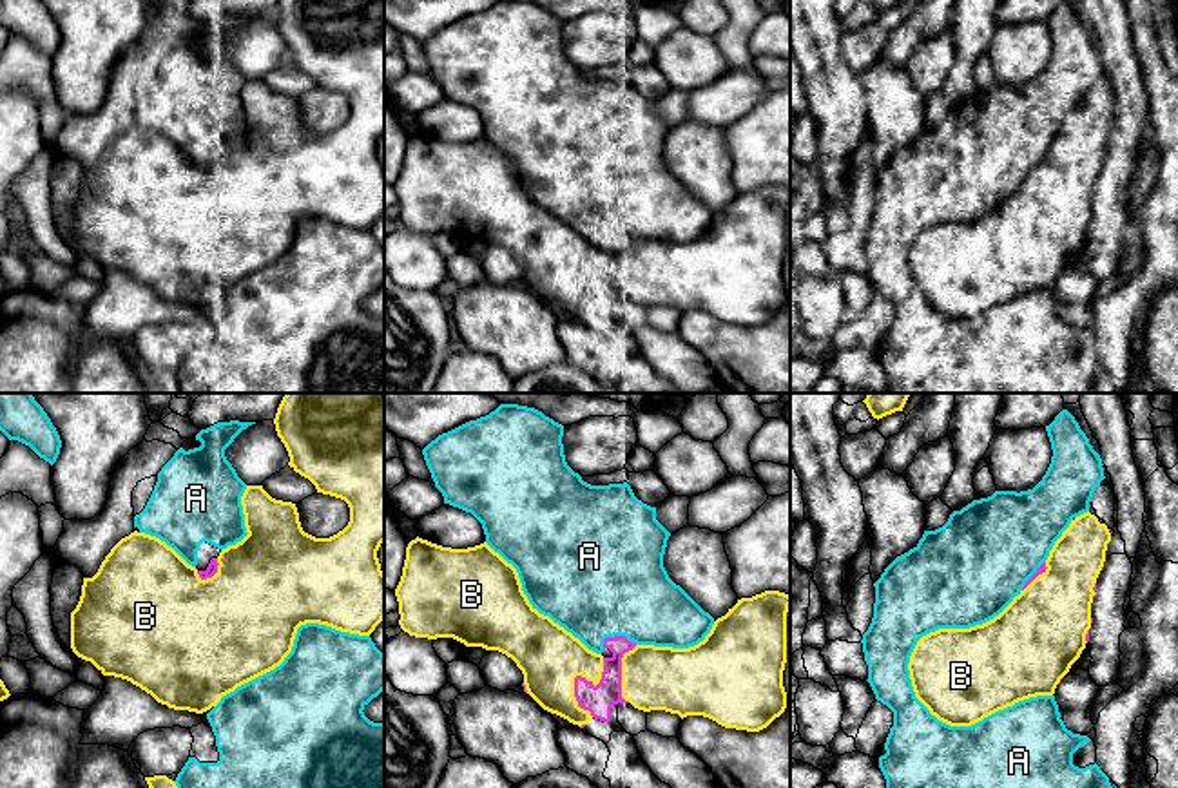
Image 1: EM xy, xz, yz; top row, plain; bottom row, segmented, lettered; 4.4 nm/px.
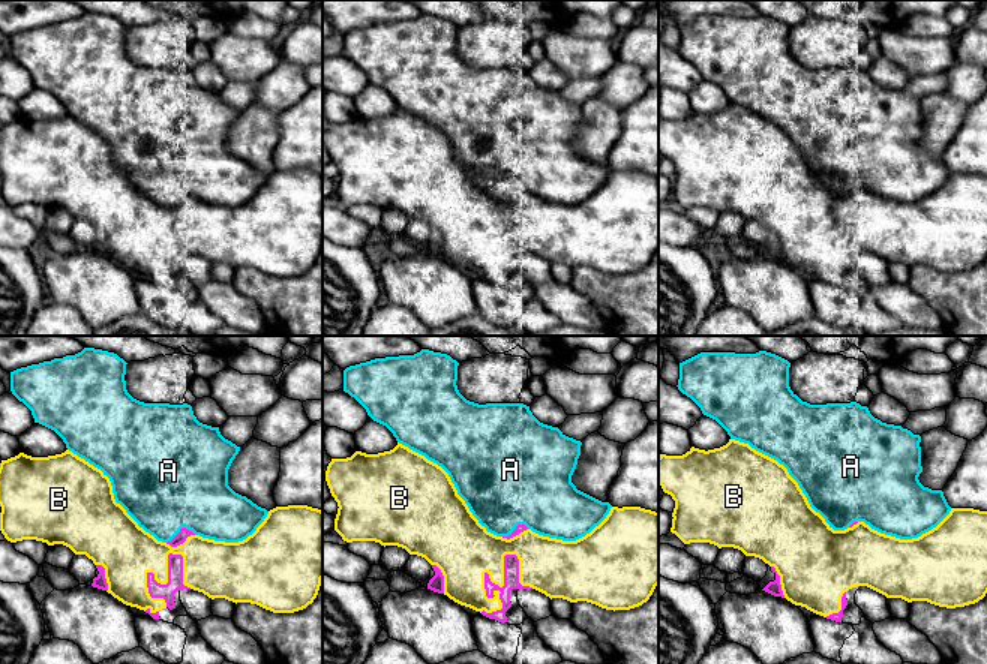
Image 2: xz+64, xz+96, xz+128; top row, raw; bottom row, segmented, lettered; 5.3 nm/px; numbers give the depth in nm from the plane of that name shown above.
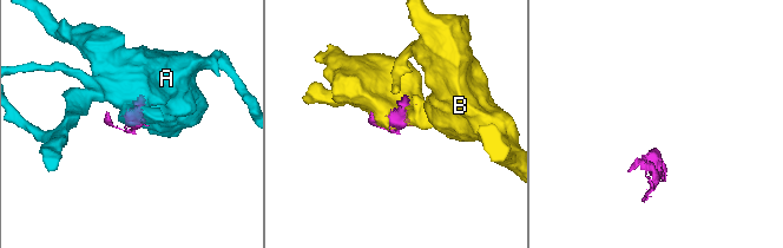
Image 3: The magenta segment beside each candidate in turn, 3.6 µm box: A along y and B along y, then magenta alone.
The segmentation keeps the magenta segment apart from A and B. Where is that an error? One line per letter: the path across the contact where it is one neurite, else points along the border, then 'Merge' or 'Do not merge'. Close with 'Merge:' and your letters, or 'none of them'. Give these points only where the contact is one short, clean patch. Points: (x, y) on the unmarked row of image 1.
A: Do not merge
B: Merge
Merge: B

